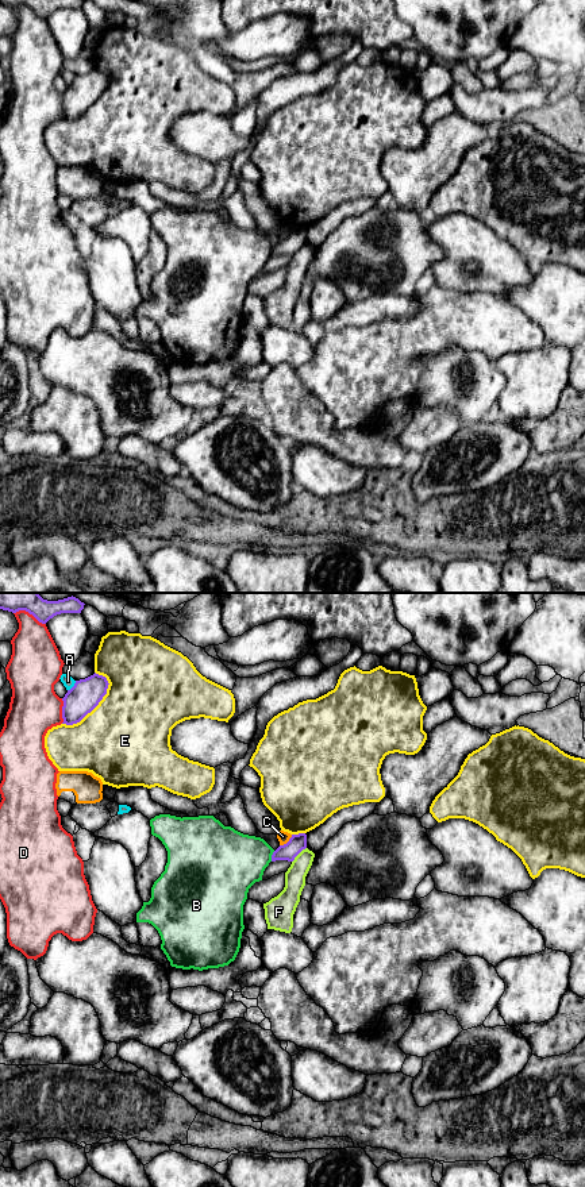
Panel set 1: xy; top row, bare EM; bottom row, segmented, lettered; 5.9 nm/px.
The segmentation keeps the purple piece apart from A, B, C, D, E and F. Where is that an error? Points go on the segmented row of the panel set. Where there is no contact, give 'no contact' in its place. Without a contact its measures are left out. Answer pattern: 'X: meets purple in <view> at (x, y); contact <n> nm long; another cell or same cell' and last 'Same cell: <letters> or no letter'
A: meets purple in xy at (73, 686); contact 80 nm long; another cell
B: meets purple in xy at (272, 856); contact 70 nm long; another cell
C: meets purple in xy at (288, 841); contact 100 nm long; another cell
D: meets purple in xy at (30, 613); contact 200 nm long; another cell
E: meets purple in xy at (93, 708); contact 380 nm long; another cell
F: meets purple in xy at (297, 854); contact 130 nm long; another cell
Same cell: no letter

